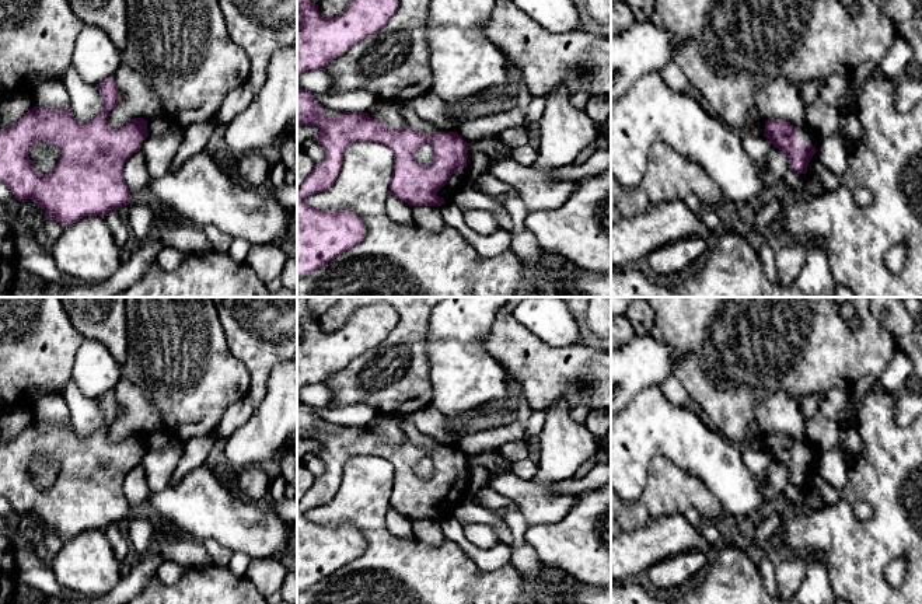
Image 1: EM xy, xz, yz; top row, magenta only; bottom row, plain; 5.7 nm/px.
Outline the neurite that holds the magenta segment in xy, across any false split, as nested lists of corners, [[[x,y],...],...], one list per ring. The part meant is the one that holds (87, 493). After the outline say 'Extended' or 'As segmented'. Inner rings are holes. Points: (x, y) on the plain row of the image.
[[[113,390],[97,399],[104,422],[88,437],[78,437],[71,420],[55,425],[35,419],[17,437],[0,444],[0,495],[11,503],[17,514],[34,514],[46,524],[46,531],[55,533],[63,541],[87,530],[104,531],[108,526],[130,517],[123,479],[132,468],[140,465],[149,450],[147,434],[142,432],[130,433],[121,443],[112,443],[106,433],[121,415],[121,406]],[[35,455],[56,457],[60,462],[59,474],[49,488],[39,488],[28,471]]]. As segmented

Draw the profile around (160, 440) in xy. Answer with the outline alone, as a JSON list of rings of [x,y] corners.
[[[165,432],[147,434],[147,446],[150,450],[164,450],[171,444],[175,444],[178,440],[167,434]]]

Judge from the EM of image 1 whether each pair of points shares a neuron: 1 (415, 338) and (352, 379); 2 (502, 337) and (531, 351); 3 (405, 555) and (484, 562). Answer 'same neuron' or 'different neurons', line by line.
1: same neuron
2: same neuron
3: different neurons

